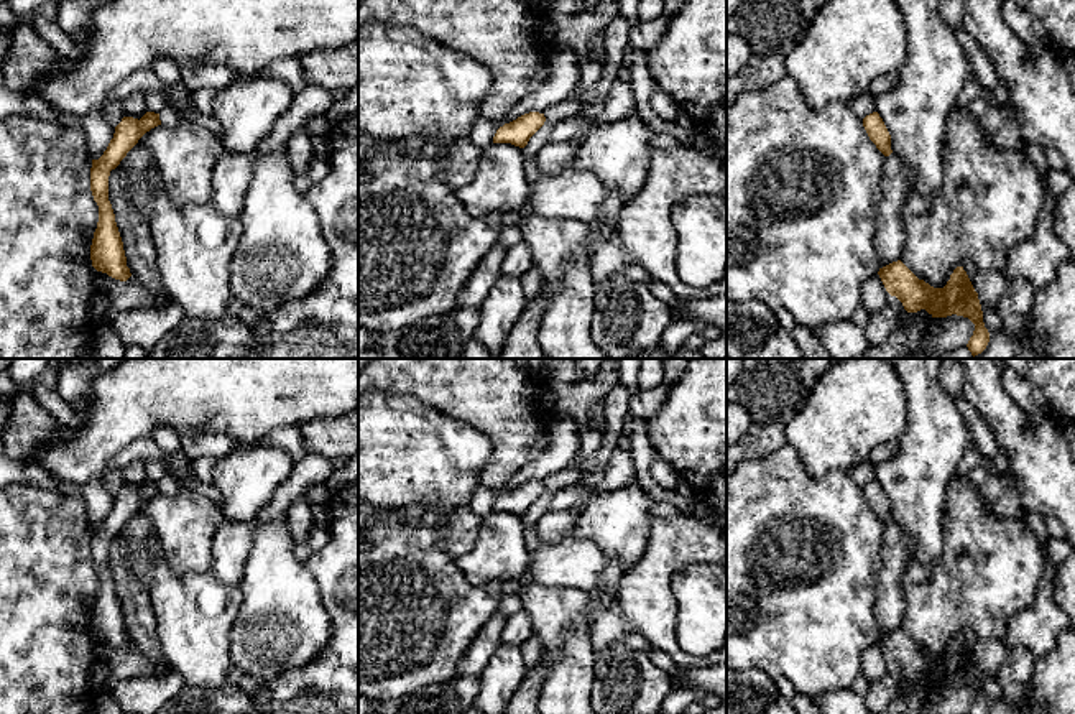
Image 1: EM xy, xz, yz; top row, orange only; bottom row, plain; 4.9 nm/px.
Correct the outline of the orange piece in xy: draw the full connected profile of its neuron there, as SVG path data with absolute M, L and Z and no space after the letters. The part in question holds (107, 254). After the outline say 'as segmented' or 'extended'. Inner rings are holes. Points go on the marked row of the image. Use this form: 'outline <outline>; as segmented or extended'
outline M146 112L140 120L123 117L115 127L113 138L99 160L92 160L90 191L99 206L99 222L90 245L92 267L108 276L127 281L131 273L127 267L123 242L108 201L108 176L138 140L151 128L161 125L159 114Z; as segmented

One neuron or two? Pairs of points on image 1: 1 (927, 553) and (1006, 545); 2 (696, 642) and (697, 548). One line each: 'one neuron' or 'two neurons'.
1: two neurons
2: two neurons

